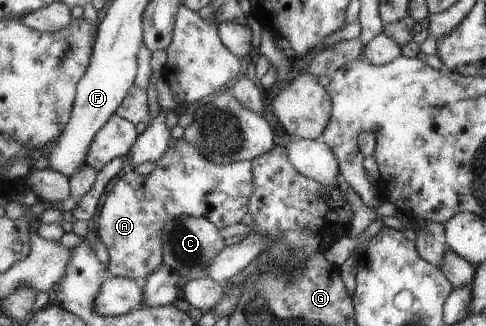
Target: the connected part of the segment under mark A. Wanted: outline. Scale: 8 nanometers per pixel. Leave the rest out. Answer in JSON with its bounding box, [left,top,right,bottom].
[98,139,253,281]

